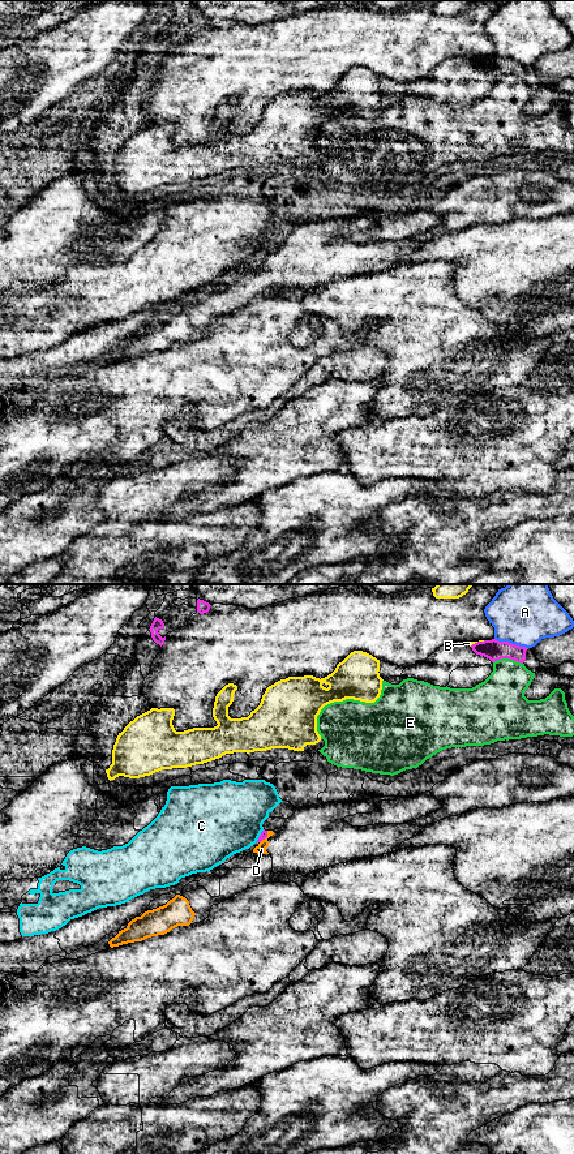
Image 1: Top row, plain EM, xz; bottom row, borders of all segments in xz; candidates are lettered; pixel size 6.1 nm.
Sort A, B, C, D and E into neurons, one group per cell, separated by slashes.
A / B / C / D / E

